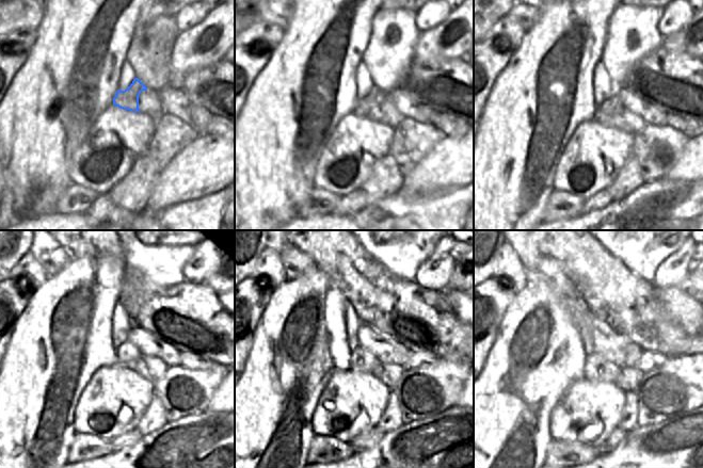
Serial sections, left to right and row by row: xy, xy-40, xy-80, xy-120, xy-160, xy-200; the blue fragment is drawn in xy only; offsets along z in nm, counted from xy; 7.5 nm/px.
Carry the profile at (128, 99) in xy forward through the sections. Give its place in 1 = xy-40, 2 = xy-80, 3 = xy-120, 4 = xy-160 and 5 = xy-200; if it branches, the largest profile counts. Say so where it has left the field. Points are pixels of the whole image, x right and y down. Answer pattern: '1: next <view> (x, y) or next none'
1: next xy-40 (367, 107)
2: next xy-80 (610, 112)
3: next xy-120 (126, 353)
4: next xy-160 (362, 360)
5: next xy-200 (598, 369)

